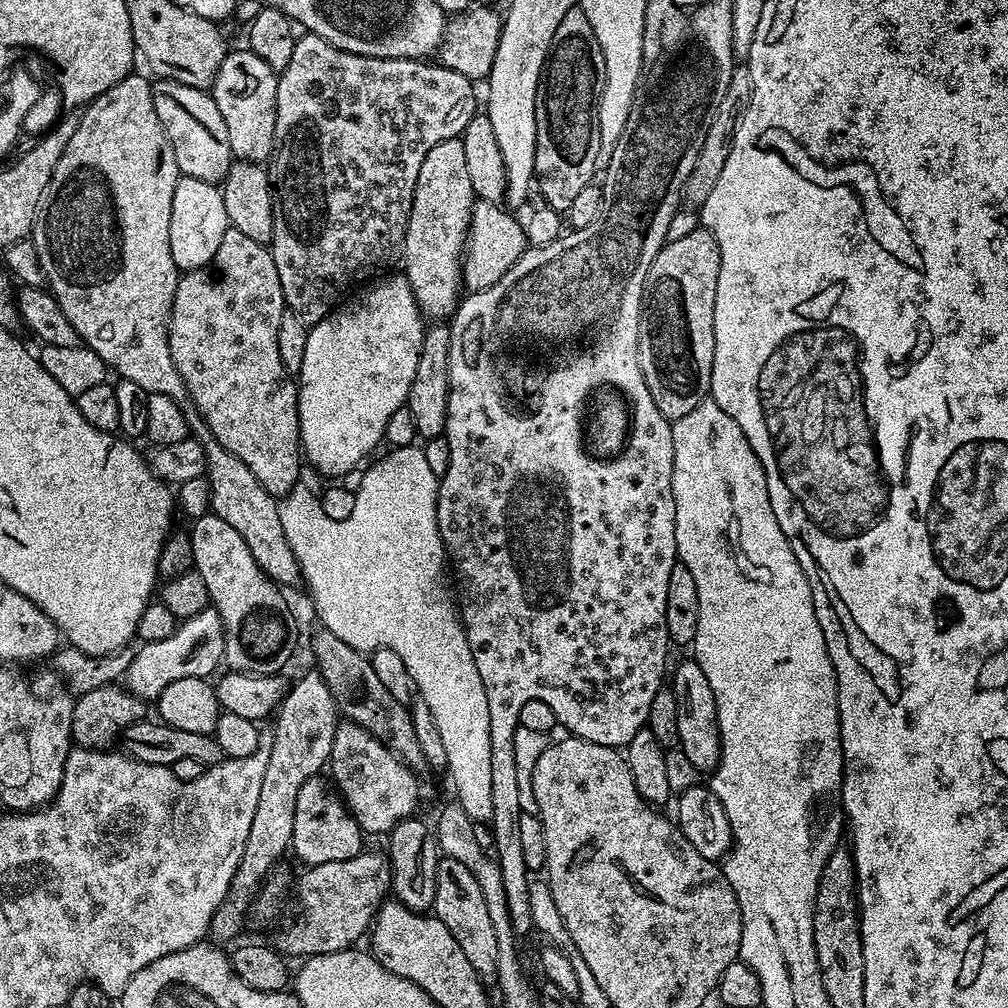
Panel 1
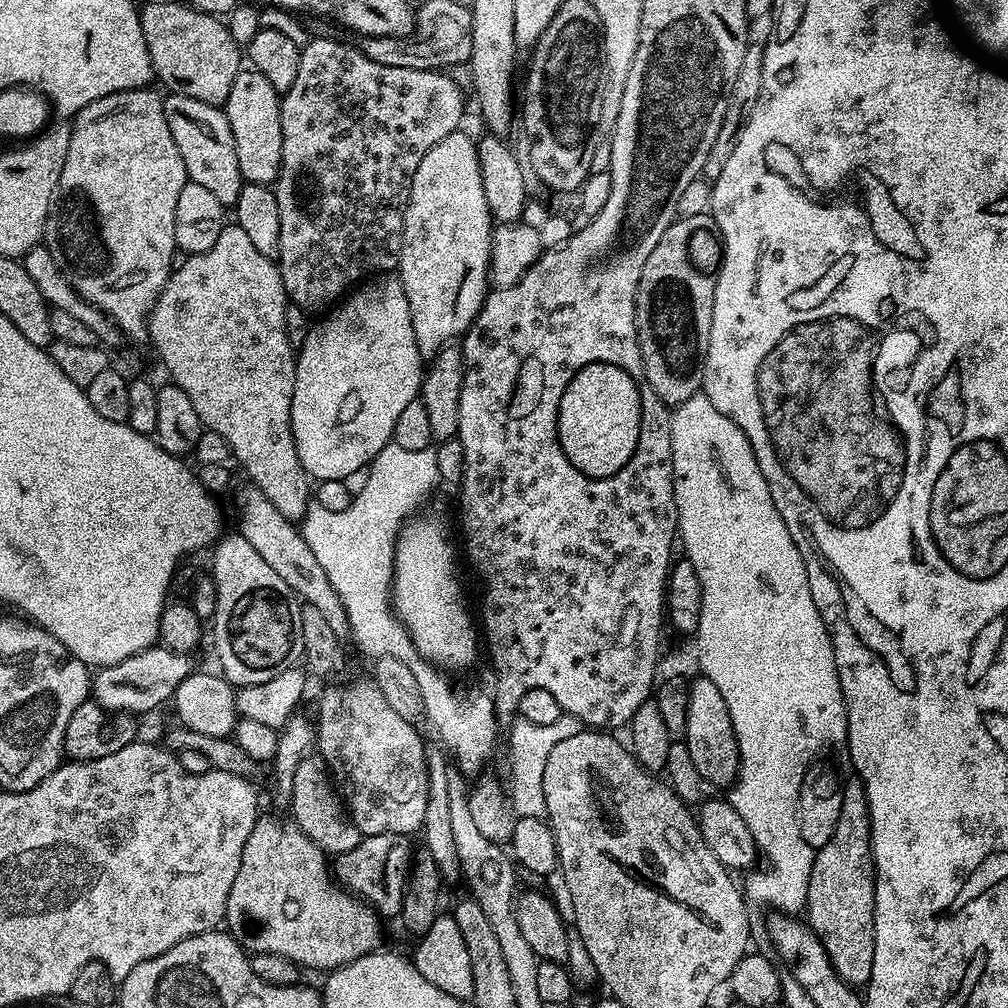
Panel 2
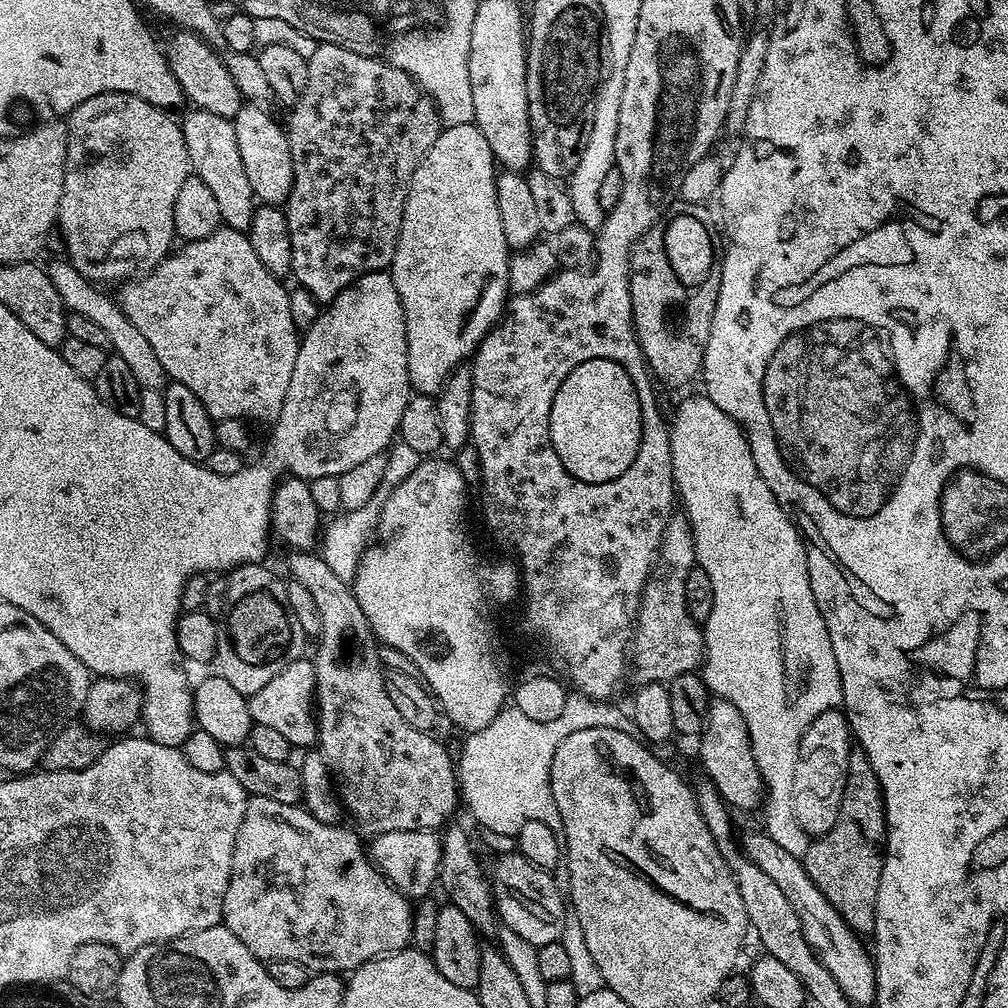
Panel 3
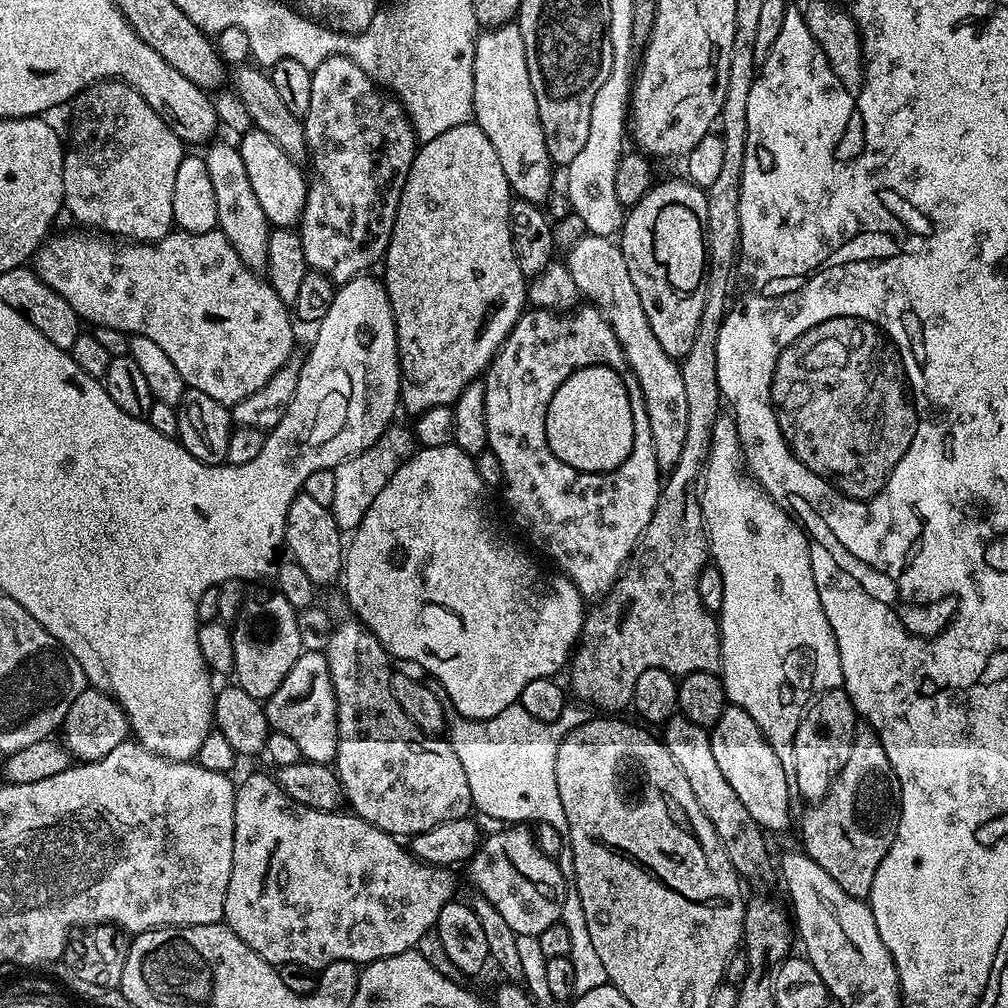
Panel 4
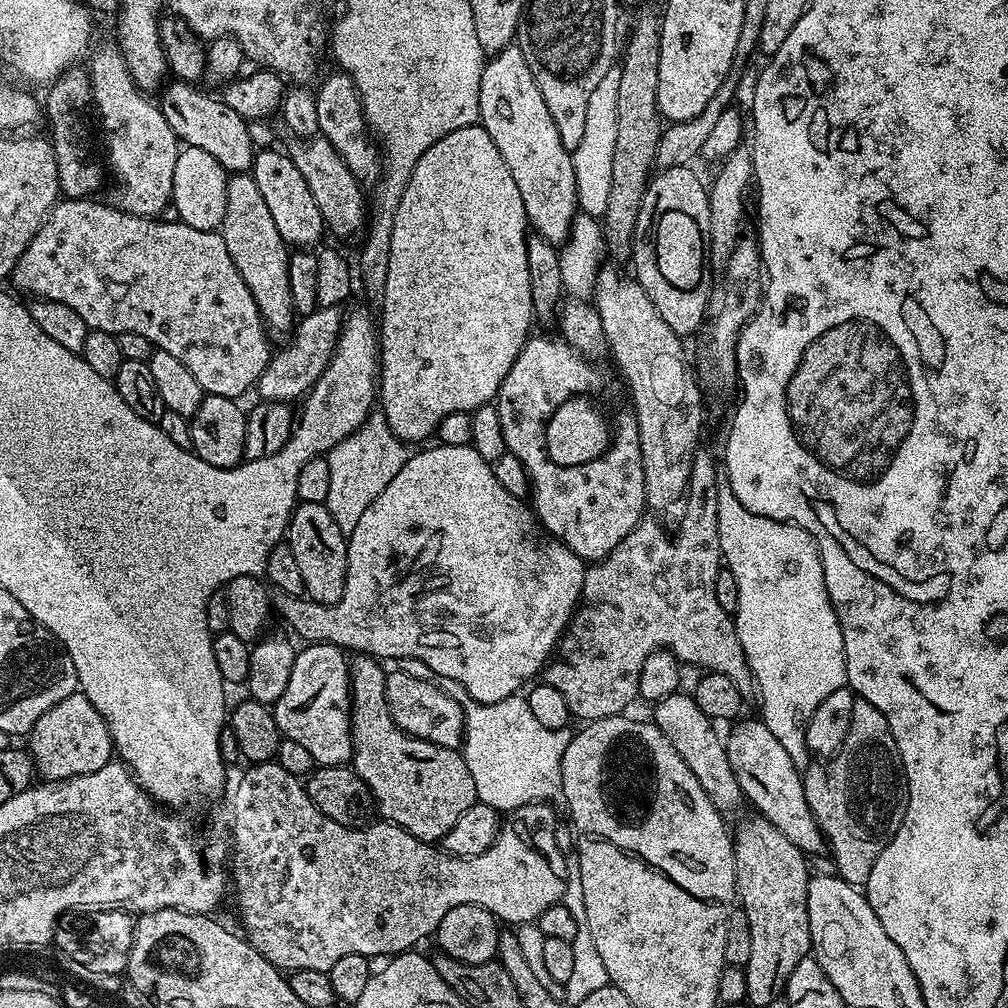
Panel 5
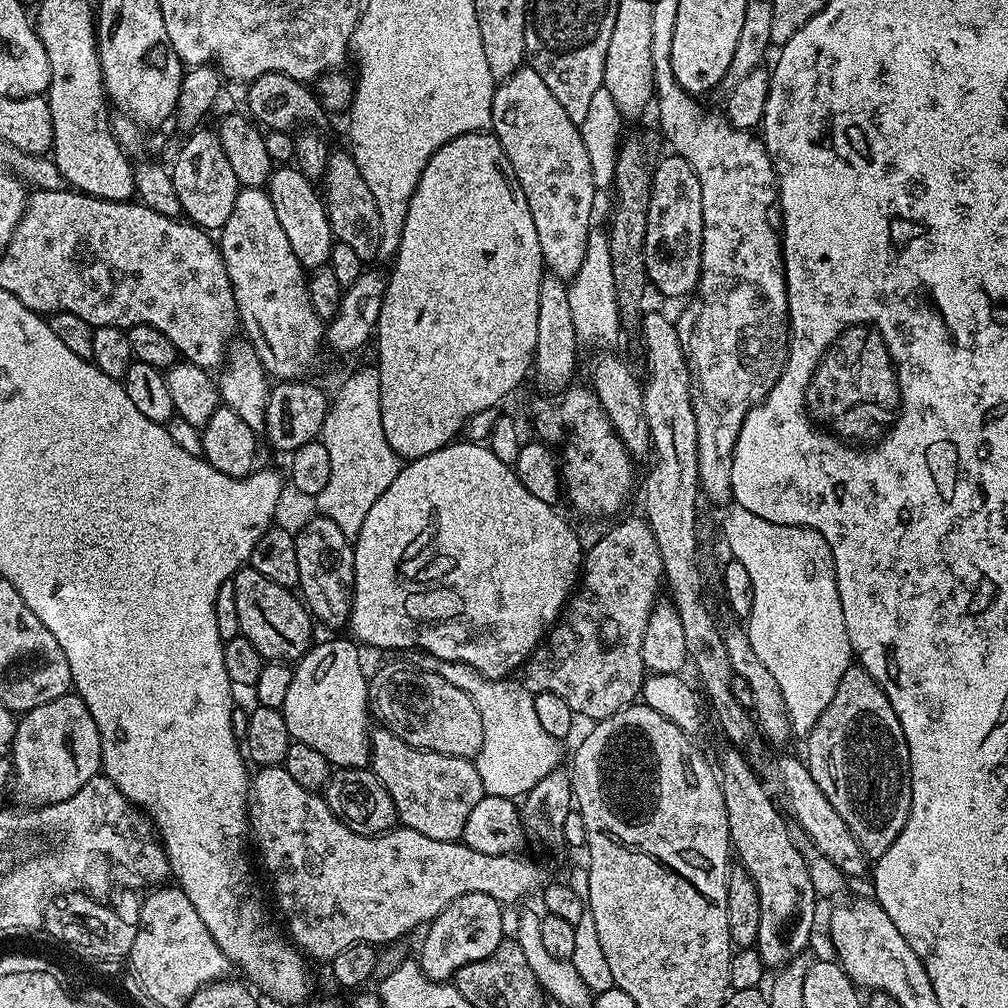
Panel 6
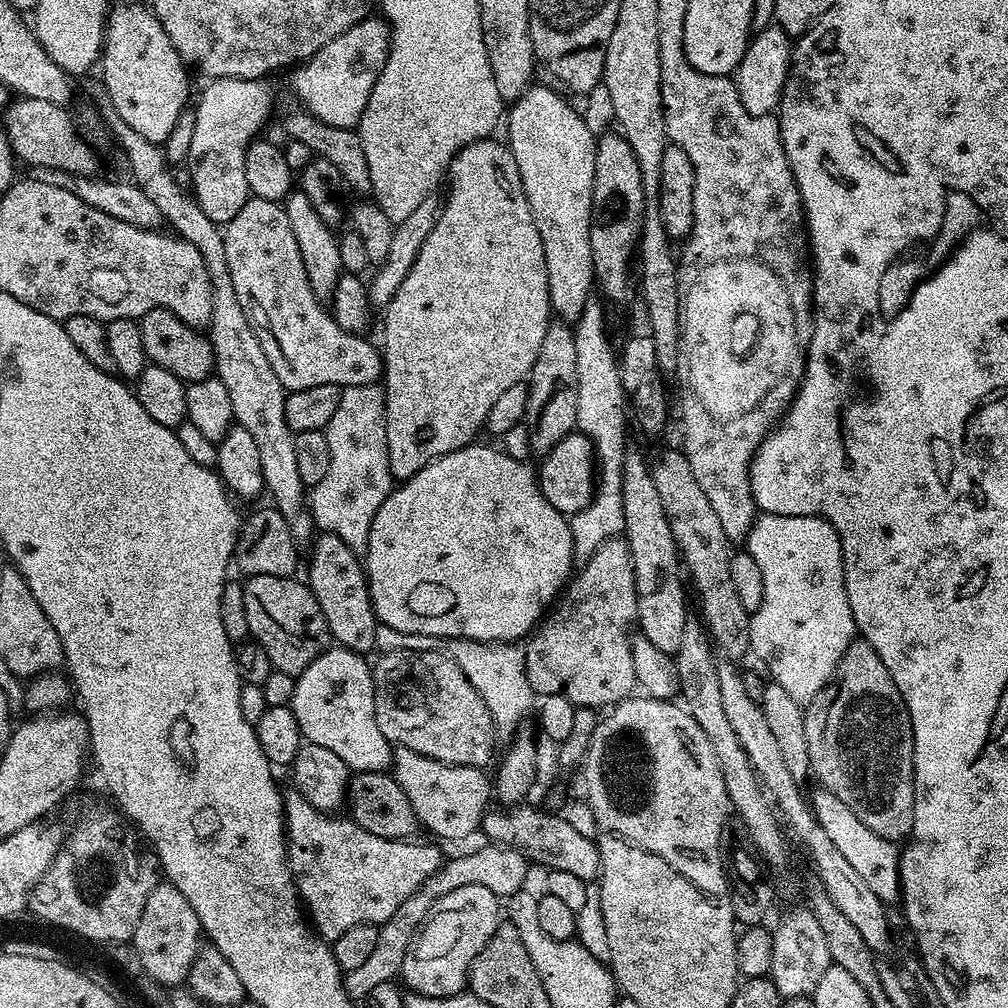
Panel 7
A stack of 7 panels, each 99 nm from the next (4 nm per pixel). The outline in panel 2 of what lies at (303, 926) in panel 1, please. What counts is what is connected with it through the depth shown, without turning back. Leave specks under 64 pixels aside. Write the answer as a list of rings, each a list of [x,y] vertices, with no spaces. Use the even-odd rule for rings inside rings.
[[[378,834],[377,836],[365,836],[360,844],[348,853],[337,855],[334,860],[334,876],[337,881],[353,896],[360,897],[365,904],[371,904],[381,917],[399,917],[404,901],[404,891],[408,888],[408,874],[414,859],[414,847],[411,839],[402,834]]]

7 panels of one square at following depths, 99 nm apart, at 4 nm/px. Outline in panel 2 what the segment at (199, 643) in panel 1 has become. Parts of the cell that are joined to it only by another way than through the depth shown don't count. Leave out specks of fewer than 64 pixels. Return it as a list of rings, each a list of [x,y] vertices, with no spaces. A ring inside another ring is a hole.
[[[163,646],[143,648],[122,662],[99,669],[90,680],[90,696],[98,706],[108,712],[152,712],[159,704],[167,705],[176,688],[194,670],[193,657],[188,654],[171,652]]]

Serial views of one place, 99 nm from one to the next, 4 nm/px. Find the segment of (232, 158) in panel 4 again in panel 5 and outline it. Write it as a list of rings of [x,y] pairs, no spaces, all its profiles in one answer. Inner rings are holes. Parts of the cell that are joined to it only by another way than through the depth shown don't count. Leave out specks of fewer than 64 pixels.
[[[250,174],[229,175],[222,235],[234,266],[238,266],[238,274],[242,274],[242,282],[246,282],[250,294],[254,296],[265,329],[272,334],[291,333],[294,328],[294,309],[288,285],[290,248],[284,243],[282,234],[278,234],[270,206],[266,206],[258,191],[258,182],[254,182]]]

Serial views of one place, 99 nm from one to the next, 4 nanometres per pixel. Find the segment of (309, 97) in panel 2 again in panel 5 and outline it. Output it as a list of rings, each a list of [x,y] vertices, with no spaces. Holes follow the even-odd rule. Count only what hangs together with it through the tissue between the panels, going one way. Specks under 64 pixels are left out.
[[[333,71],[333,76],[328,76],[324,81],[319,81],[320,89],[315,89],[316,109],[318,110],[319,135],[329,140],[330,145],[345,160],[346,166],[356,175],[357,179],[364,186],[375,185],[380,179],[382,171],[382,153],[372,135],[368,131],[368,123],[364,120],[364,108],[360,105],[360,95],[356,93],[356,87],[351,78],[345,72]]]

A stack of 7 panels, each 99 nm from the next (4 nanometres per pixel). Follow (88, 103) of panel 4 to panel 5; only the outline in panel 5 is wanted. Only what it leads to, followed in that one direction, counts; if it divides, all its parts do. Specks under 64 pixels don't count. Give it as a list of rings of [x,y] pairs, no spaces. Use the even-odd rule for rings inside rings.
[[[115,43],[104,44],[100,49],[91,53],[86,64],[86,71],[91,88],[91,107],[96,107],[96,116],[100,119],[100,128],[104,131],[104,152],[108,155],[108,168],[120,187],[119,207],[125,212],[132,212],[136,216],[156,218],[165,207],[169,207],[174,186],[174,162],[178,158],[181,145],[176,139],[174,130],[170,130],[170,122],[161,114],[155,103],[148,101],[149,97],[137,88],[128,77],[128,67],[119,47]]]

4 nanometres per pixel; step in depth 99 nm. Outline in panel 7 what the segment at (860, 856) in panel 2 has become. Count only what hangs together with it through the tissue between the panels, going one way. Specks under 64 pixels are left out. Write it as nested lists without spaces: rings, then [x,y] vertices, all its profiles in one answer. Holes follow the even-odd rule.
[[[863,638],[853,640],[846,654],[842,654],[836,676],[837,698],[831,703],[825,734],[808,738],[811,775],[817,776],[819,787],[834,794],[838,802],[846,802],[874,834],[893,842],[903,841],[912,835],[914,826],[914,738],[906,702],[898,686],[894,686],[890,670],[878,658],[878,650]]]

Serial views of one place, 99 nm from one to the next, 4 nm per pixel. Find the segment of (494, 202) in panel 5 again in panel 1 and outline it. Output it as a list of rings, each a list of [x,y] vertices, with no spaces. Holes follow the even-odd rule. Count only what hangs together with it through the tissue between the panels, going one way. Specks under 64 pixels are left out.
[[[460,139],[438,142],[418,170],[402,253],[403,275],[408,277],[420,315],[432,322],[451,317],[462,296],[462,257],[468,243],[474,197],[466,171],[466,153]]]

